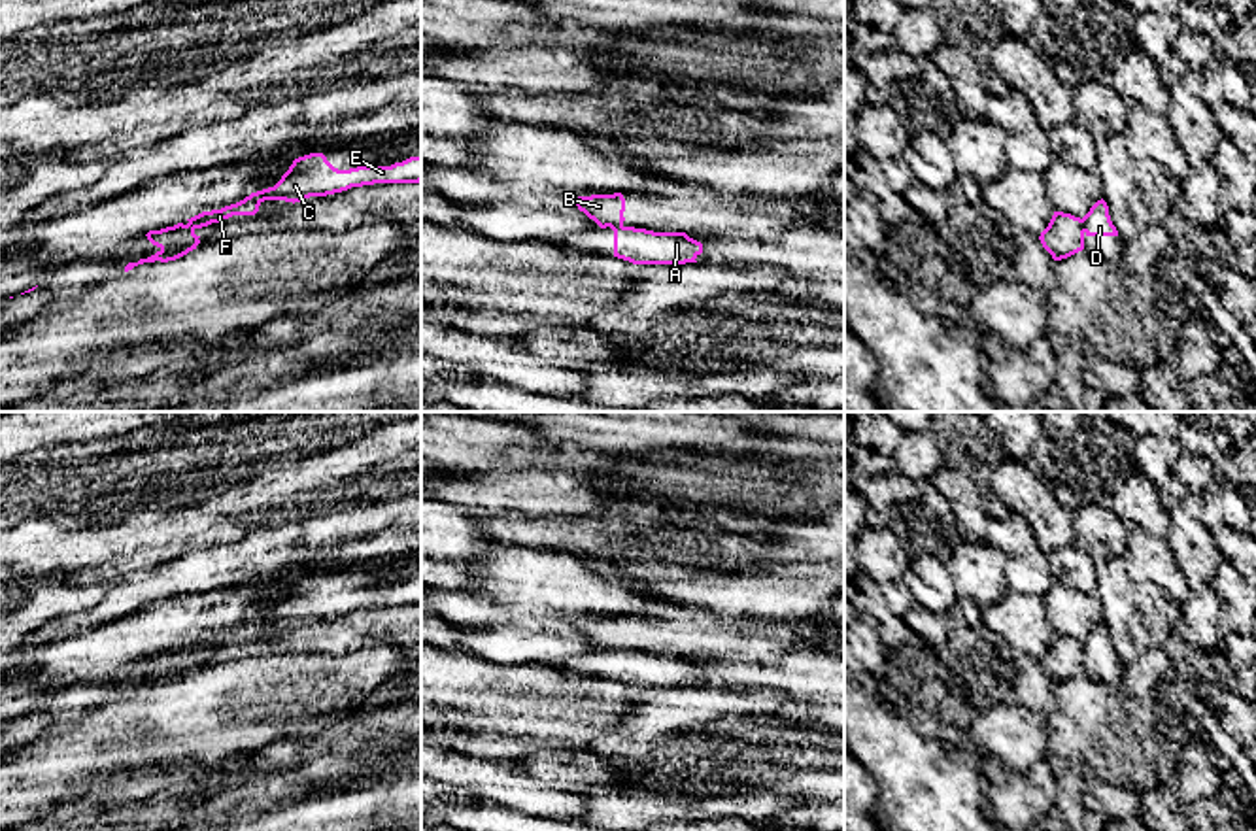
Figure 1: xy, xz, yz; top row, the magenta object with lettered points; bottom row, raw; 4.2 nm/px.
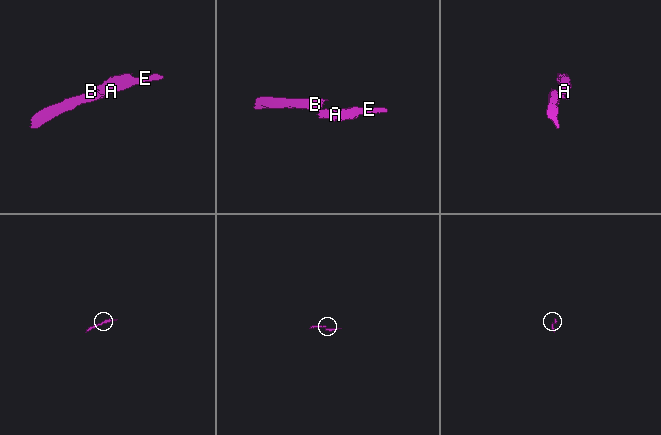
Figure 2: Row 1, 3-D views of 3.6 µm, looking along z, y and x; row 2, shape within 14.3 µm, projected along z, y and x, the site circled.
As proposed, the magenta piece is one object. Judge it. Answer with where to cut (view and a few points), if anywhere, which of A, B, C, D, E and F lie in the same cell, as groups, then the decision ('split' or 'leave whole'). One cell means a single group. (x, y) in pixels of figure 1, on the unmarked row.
cut yz (1081, 643), (1085, 654); groups A C D E F / B; split

